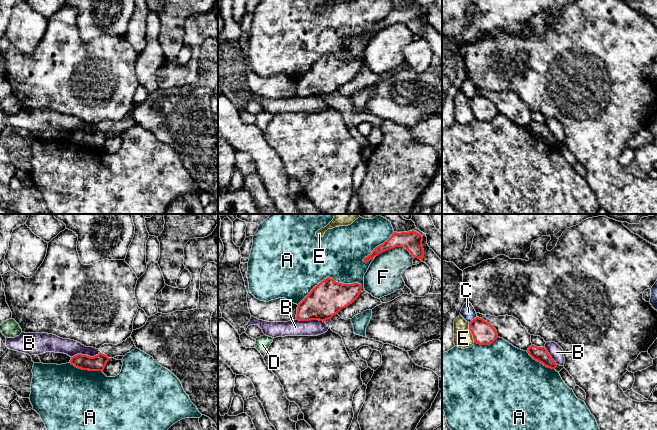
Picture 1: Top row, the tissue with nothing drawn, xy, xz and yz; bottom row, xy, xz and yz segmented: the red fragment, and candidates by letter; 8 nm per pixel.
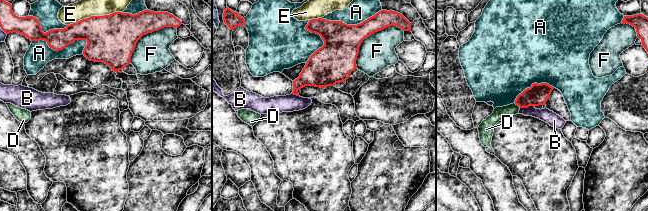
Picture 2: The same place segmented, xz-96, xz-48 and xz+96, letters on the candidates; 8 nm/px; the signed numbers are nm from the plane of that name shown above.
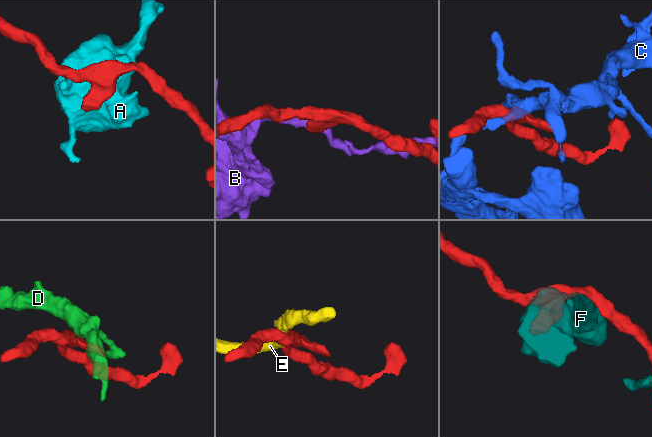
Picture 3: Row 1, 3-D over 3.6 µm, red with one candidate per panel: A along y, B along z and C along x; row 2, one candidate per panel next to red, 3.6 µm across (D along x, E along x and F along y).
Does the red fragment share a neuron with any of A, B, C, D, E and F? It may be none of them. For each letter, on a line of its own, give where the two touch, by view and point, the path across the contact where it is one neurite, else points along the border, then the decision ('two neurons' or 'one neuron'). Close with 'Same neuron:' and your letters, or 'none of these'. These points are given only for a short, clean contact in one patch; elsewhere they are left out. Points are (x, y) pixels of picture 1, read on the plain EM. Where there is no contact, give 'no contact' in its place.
A: contact xz (329, 53); two neurons
B: contact xy (85, 131); two neurons
C: contact yz (472, 96); two neurons
D: contact yz (555, 143); border yz (557, 141), (554, 144); two neurons
E: contact yz (471, 108); two neurons
F: contact xz (394, 23); two neurons
Same neuron: none of these

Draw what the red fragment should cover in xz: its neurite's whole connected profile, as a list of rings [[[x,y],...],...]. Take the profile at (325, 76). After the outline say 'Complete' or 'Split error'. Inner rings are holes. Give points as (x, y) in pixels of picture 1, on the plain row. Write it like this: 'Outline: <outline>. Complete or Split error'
Outline: [[[328,53],[298,80],[296,96],[326,98],[341,85],[352,80],[361,67],[362,61],[359,59],[342,60]]]. Complete

